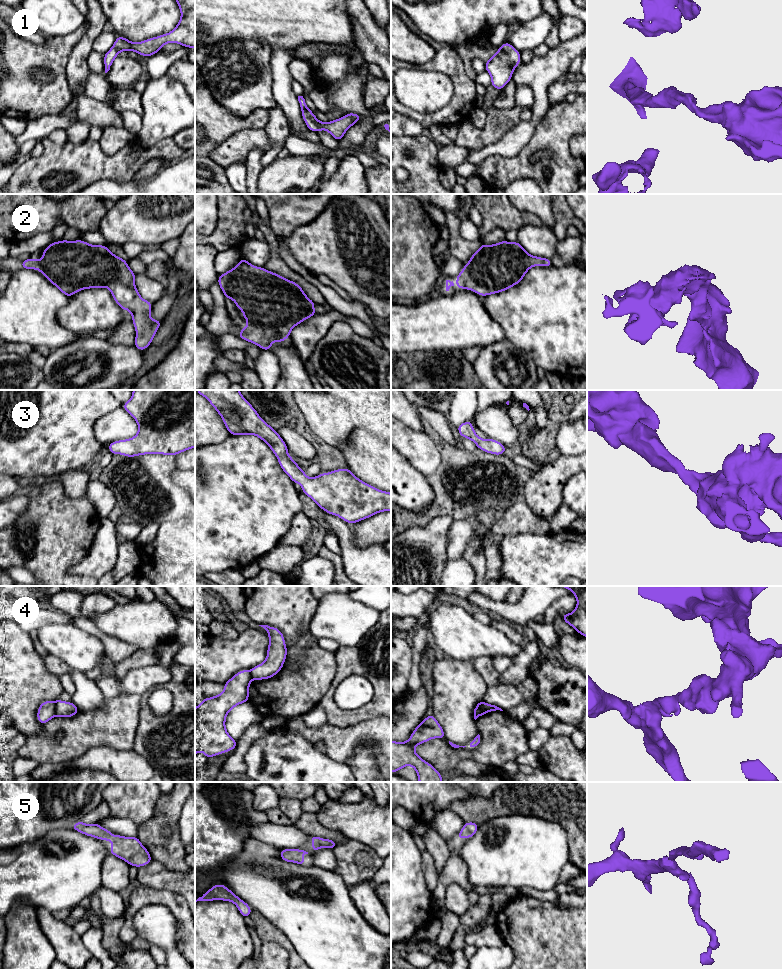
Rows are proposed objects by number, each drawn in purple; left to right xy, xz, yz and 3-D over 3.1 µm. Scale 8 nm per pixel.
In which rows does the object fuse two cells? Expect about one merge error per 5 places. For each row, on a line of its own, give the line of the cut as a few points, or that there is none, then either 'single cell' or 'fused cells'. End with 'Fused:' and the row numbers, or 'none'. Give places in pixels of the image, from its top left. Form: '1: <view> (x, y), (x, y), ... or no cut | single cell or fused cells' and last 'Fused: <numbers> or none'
1: no cut | single cell
2: no cut | single cell
3: no cut | single cell
4: yz (483, 701), (479, 715) | fused cells
5: no cut | single cell
Fused: 4

